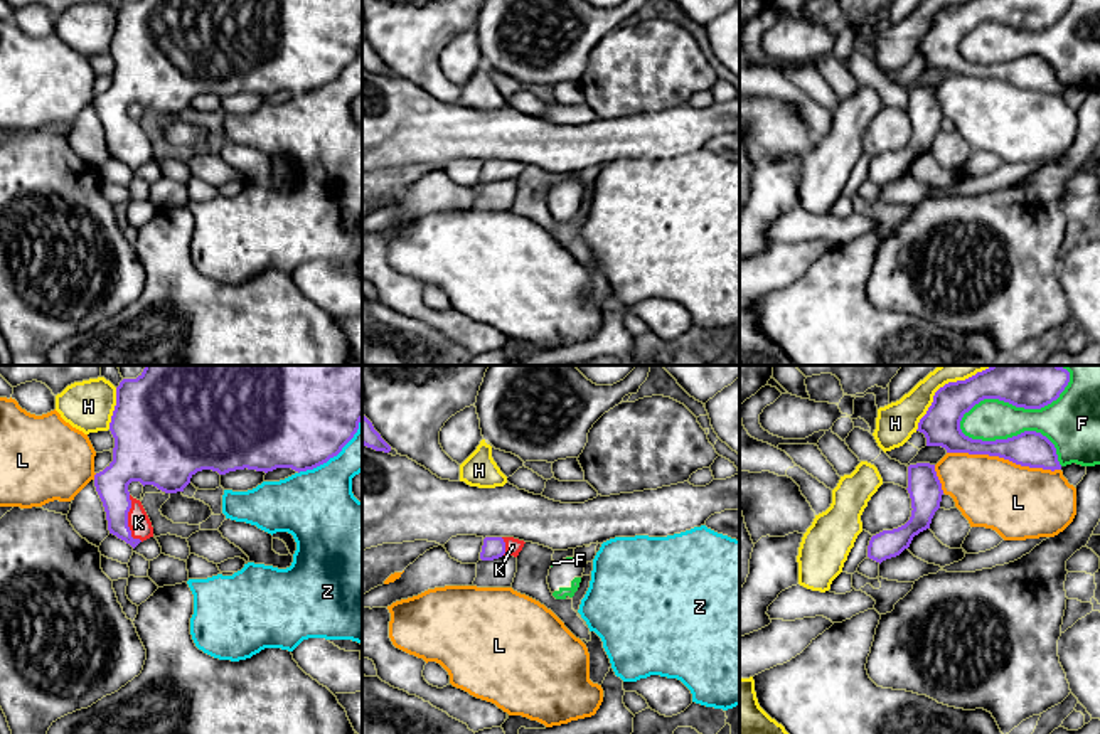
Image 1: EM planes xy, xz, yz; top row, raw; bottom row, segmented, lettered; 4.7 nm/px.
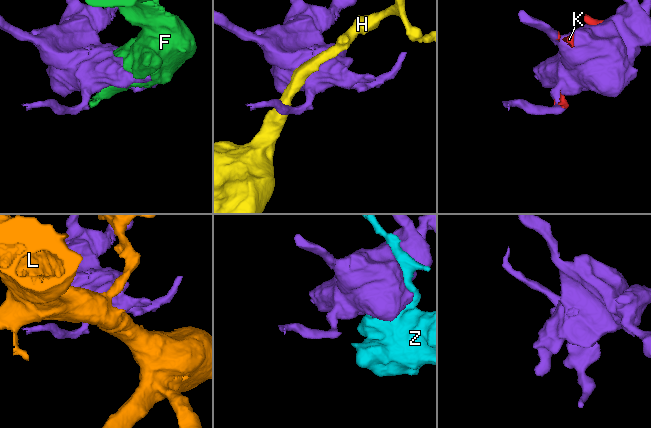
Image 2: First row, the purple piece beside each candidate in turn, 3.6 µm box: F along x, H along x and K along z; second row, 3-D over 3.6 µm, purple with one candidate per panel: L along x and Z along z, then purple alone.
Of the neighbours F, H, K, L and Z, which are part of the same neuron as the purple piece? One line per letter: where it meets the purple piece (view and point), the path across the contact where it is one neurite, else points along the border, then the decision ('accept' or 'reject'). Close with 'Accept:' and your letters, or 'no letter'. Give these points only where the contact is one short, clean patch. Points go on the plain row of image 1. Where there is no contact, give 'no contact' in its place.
F: yz (1013, 27) | reject
H: yz (935, 17) | reject
K: xy (127, 143) | accept
L: yz (1004, 81) | reject
Z: xy (336, 78) | reject
Accept: K

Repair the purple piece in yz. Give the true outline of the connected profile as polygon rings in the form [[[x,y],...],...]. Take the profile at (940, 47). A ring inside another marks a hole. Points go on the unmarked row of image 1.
[[[969,0],[948,5],[940,10],[926,37],[920,42],[918,52],[926,61],[926,69],[942,69],[947,76],[989,77],[1009,82],[1021,89],[1061,93],[1055,67],[1036,54],[1024,54],[1017,59],[996,64],[972,62],[960,52],[960,44],[975,27],[984,22],[999,22],[1016,30],[1041,32],[1060,20],[1070,0]]]

